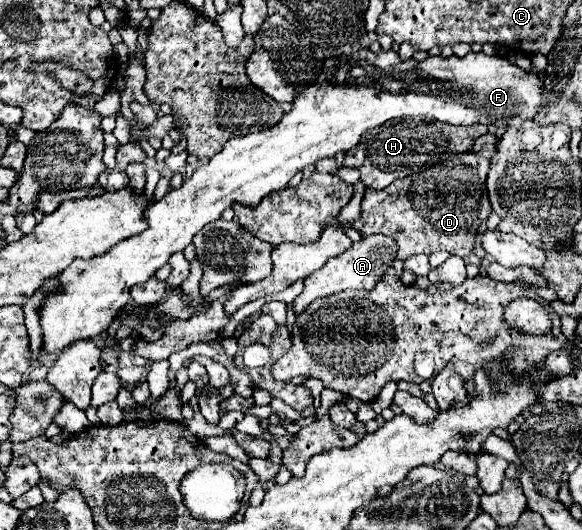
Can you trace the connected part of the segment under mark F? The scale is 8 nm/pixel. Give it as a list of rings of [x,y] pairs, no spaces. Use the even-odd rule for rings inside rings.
[[[469,52],[465,58],[441,58],[433,56],[421,62],[421,72],[433,78],[433,86],[441,86],[443,92],[427,90],[427,92],[415,92],[413,88],[403,92],[387,92],[377,86],[355,86],[345,84],[343,80],[335,80],[335,72],[329,72],[329,60],[325,62],[325,68],[321,72],[321,84],[311,84],[305,88],[303,94],[297,96],[293,102],[293,109],[284,114],[283,120],[267,130],[245,134],[245,136],[233,136],[219,154],[215,154],[207,164],[199,166],[189,180],[183,182],[179,190],[173,190],[165,194],[159,202],[151,202],[145,210],[147,230],[131,236],[129,240],[121,240],[115,244],[109,252],[101,256],[93,256],[89,260],[73,260],[65,270],[57,274],[59,286],[51,292],[51,296],[45,296],[45,302],[41,304],[39,320],[43,328],[43,350],[47,352],[61,352],[63,348],[71,346],[79,340],[93,340],[95,336],[107,332],[111,322],[117,318],[117,314],[129,304],[129,290],[135,284],[147,282],[153,272],[167,264],[169,256],[173,252],[183,252],[187,244],[191,244],[193,236],[209,222],[215,222],[221,218],[223,210],[233,206],[235,202],[241,202],[245,206],[257,206],[267,194],[285,188],[289,180],[295,176],[295,172],[303,170],[307,164],[315,164],[323,158],[333,158],[337,152],[347,152],[355,148],[363,136],[365,130],[381,126],[387,120],[395,120],[401,116],[429,116],[439,122],[455,124],[455,126],[475,126],[475,124],[495,124],[503,128],[521,128],[521,122],[527,118],[533,118],[537,110],[541,110],[541,90],[543,80],[539,80],[535,74],[521,70],[519,66],[511,64],[505,58],[499,56],[487,56],[483,52],[475,54]]]

